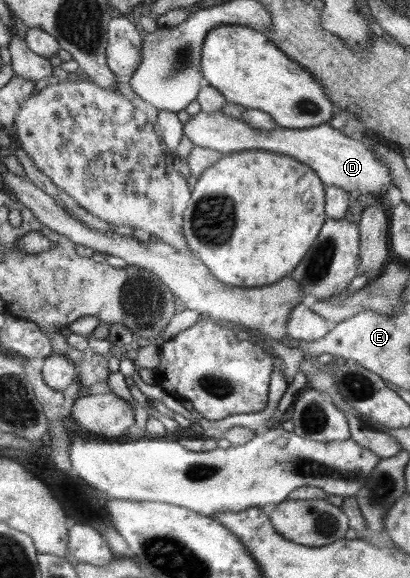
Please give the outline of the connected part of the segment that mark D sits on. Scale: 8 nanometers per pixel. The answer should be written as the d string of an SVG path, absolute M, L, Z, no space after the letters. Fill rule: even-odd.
M201 111L190 116L192 118L183 124L183 135L191 139L195 146L212 148L224 155L244 150L264 150L292 156L312 167L323 184L336 186L349 194L357 190L386 200L387 191L393 185L389 167L365 143L346 137L330 124L299 130L277 126L268 131L250 127L245 121L228 117L221 111Z

